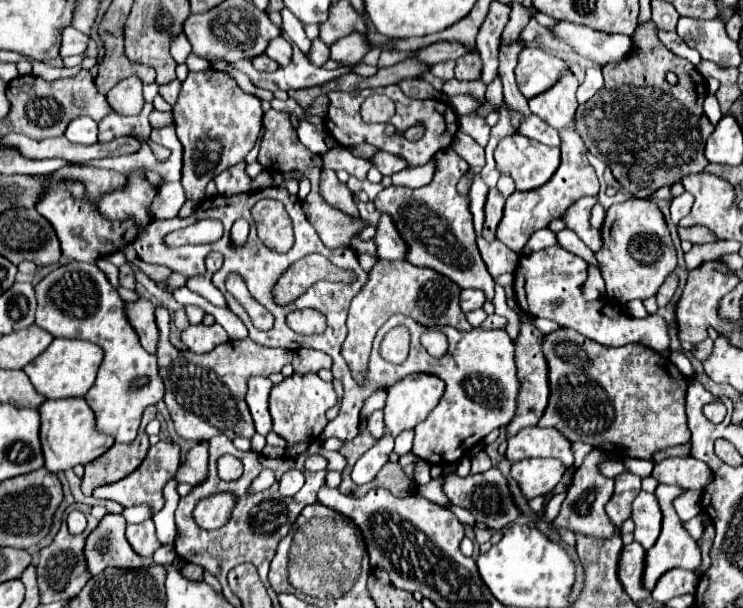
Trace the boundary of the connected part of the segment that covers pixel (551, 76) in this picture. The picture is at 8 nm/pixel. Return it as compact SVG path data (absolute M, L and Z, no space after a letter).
M522 48L518 54L516 82L526 98L548 90L560 76L562 70L568 70L566 62L540 50L540 48Z

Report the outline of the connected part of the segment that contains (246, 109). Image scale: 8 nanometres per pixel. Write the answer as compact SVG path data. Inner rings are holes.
M190 72L182 82L182 92L172 108L172 114L178 140L184 146L182 186L186 198L198 204L204 200L204 188L214 174L242 162L256 144L264 114L260 108L260 98L244 92L236 80L224 72Z

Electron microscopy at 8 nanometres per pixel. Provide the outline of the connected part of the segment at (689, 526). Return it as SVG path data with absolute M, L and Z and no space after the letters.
M698 514L698 516L694 516L690 522L686 522L684 524L686 526L686 530L688 530L688 534L694 538L694 540L700 540L702 538L702 532L704 532L704 522L702 522L702 514Z

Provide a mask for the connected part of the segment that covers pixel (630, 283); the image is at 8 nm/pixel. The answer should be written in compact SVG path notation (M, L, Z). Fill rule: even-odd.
M632 198L610 206L602 226L602 240L604 248L596 254L596 258L602 264L602 278L606 282L608 298L620 306L634 298L644 300L654 296L666 276L676 268L676 248L664 216L652 198Z

